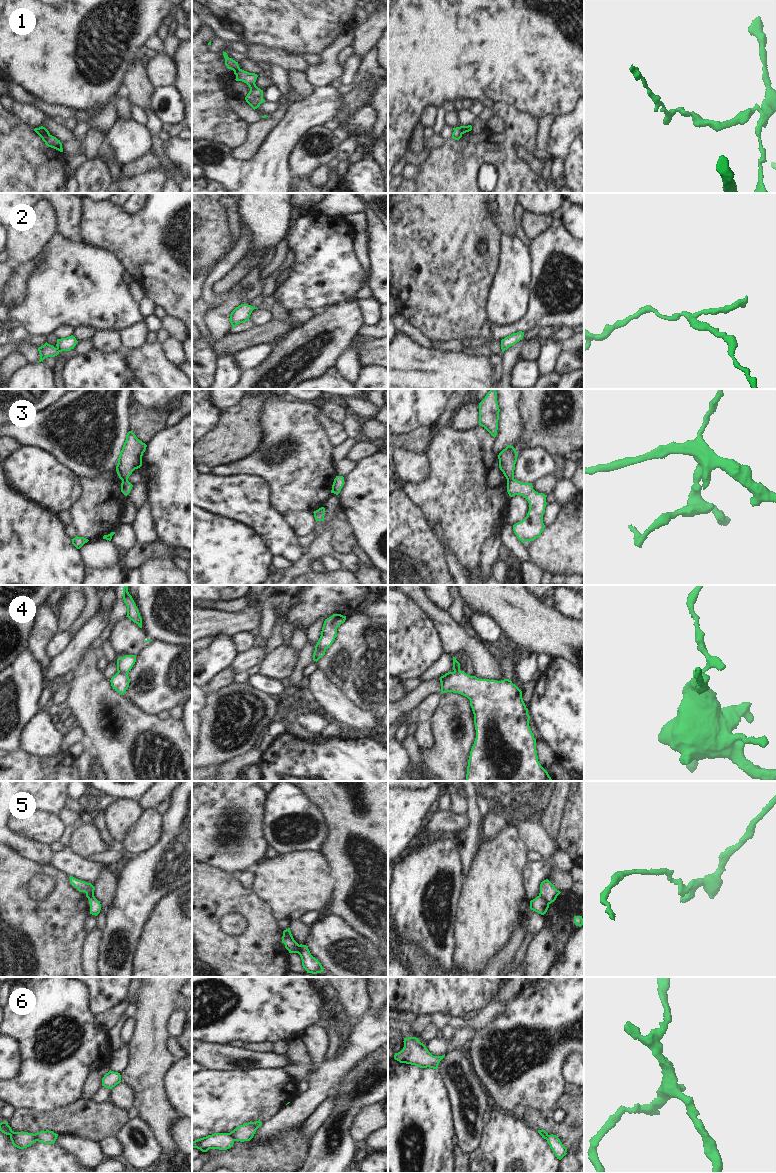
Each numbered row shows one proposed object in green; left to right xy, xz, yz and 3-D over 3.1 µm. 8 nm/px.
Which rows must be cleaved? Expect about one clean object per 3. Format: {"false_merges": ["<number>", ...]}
{"false_merges": ["1", "2", "3", "4", "5", "6"]}

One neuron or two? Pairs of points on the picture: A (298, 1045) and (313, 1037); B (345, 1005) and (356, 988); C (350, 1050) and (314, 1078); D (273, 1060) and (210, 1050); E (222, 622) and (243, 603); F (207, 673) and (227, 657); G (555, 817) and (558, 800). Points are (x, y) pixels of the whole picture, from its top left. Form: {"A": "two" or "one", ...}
{"A": "two", "B": "one", "C": "one", "D": "one", "E": "two", "F": "one", "G": "one"}

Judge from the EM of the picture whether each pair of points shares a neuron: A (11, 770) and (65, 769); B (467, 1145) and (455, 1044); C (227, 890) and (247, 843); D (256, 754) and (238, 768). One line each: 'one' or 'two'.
A: one
B: two
C: two
D: one

